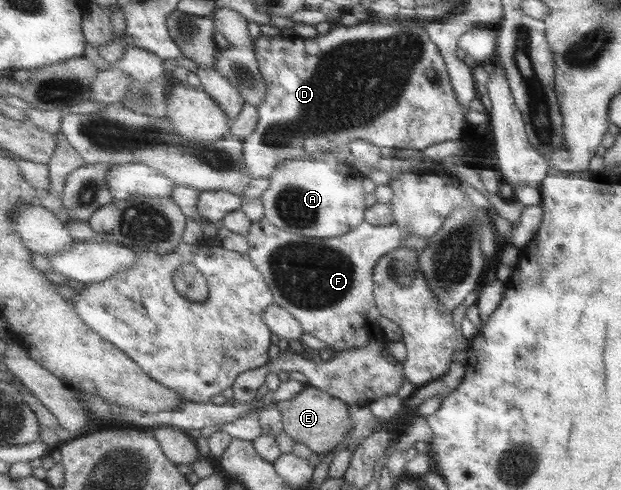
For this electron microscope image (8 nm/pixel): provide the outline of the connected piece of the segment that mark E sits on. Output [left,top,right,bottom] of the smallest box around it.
[278,385,354,453]

